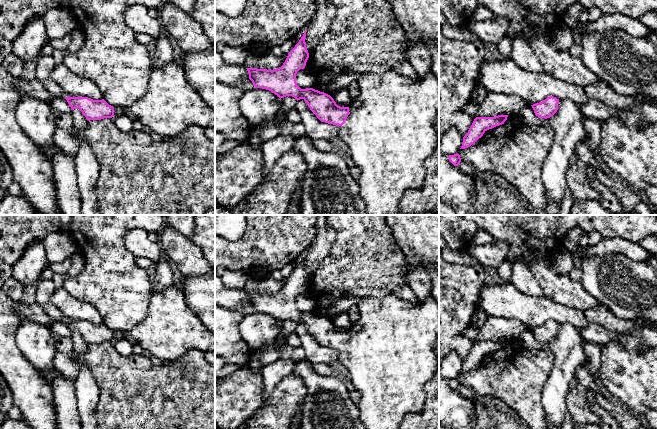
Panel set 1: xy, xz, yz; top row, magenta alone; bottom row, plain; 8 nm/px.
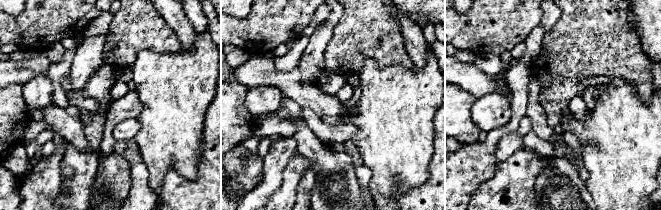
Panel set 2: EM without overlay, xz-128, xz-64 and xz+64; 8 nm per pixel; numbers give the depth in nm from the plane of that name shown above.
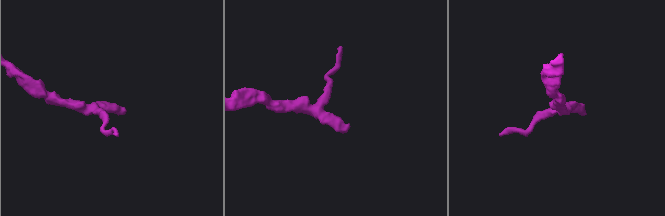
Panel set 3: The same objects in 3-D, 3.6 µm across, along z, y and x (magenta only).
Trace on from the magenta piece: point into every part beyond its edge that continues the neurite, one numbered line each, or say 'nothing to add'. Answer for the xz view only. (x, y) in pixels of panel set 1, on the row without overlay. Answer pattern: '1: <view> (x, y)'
1: xz (390, 355)

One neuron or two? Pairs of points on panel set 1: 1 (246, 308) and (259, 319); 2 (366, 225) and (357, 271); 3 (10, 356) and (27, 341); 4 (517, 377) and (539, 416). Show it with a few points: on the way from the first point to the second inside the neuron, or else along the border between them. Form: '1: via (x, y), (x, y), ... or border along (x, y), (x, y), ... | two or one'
1: border along (254, 311), (244, 316) | two
2: via (364, 236), (364, 260) | one
3: border along (18, 326), (16, 346), (33, 367) | two
4: via (520, 387), (529, 406) | one

